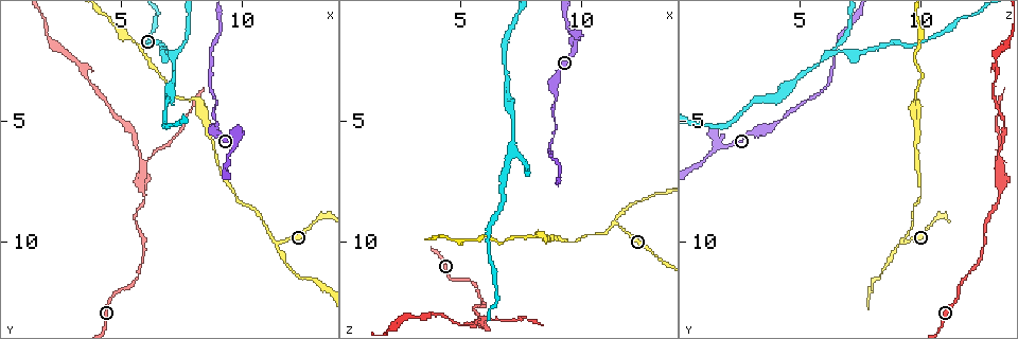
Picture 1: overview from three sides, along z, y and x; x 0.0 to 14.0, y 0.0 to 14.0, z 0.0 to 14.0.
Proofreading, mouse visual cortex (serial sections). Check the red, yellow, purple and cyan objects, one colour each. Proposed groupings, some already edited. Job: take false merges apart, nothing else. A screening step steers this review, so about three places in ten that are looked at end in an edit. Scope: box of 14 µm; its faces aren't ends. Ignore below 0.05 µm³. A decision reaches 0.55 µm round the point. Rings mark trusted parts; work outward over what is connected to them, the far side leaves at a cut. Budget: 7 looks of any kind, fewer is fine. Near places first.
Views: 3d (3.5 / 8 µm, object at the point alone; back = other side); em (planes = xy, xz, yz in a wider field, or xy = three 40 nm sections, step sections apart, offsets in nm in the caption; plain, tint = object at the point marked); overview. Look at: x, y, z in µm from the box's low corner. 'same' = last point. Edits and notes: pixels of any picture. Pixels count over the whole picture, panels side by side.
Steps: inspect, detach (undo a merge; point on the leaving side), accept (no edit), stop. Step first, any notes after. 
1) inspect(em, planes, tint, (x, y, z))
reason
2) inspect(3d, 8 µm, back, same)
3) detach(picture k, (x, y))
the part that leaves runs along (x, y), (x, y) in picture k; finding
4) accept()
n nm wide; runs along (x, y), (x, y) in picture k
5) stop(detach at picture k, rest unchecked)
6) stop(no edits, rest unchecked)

inspect(3d, 8 µm, (9.7, 6.2, 1.6))
sharp bend

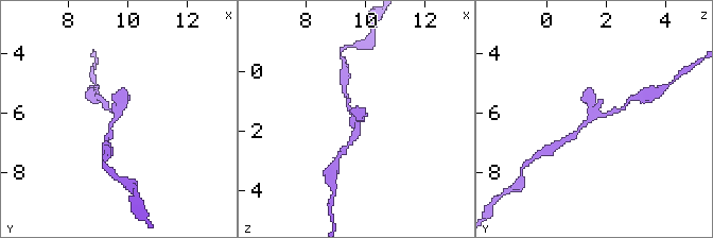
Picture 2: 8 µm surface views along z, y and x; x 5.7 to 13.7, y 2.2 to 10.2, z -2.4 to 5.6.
inspect(em, xy, step 2, tint, (9.8, 6.0, 1.8))
need the tissue

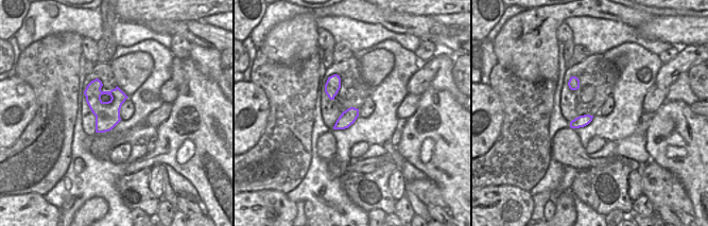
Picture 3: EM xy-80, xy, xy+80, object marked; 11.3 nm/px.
accept()
runs along (624, 107), (596, 115), (587, 89) in picture 2; one cell here

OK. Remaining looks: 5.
inspect(3d, 3.5 µm, (7.1, 2.2, 6.2))
arms part here

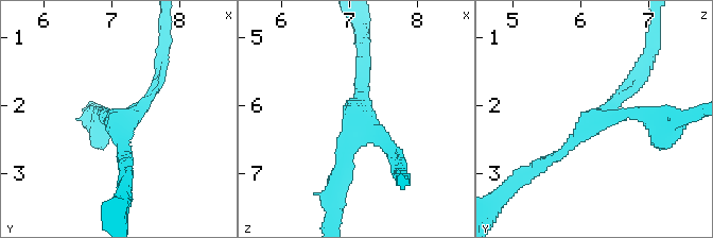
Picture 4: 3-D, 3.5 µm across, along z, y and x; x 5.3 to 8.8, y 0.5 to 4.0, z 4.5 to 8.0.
inspect(em, xy, step 1, plain, (7.10, 2.20, 6.25))
shape alone is not enough

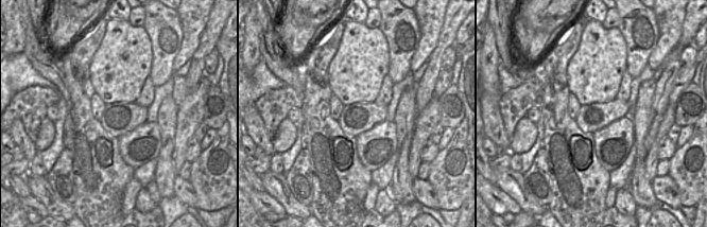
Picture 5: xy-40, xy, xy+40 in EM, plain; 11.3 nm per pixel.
inspect(em, xy, step 1, tint, same)

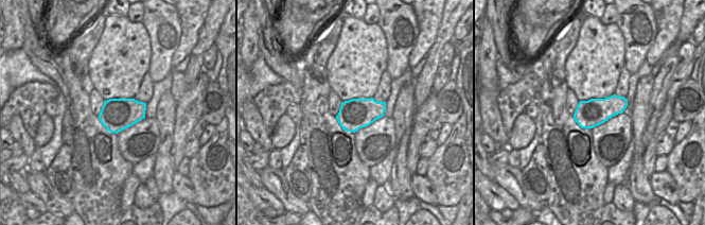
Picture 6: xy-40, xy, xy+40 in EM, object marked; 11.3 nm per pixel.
accept()
arms of 150, 150, 200 nm; one cell here

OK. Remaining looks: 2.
inspect(3d, 3.5 µm, (11.4, 10.1, 9.3))
three arms meet

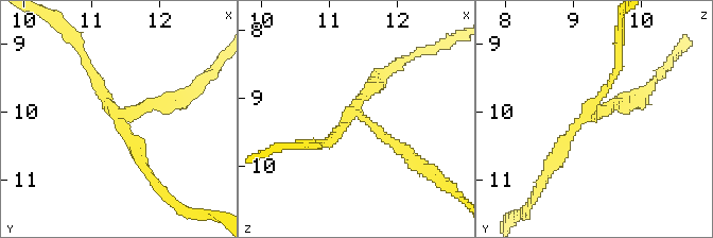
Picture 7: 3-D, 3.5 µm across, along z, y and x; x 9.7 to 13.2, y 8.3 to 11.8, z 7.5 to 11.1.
inspect(em, xy, step 2, tint, (11.35, 10.05, 9.20))
need the tissue

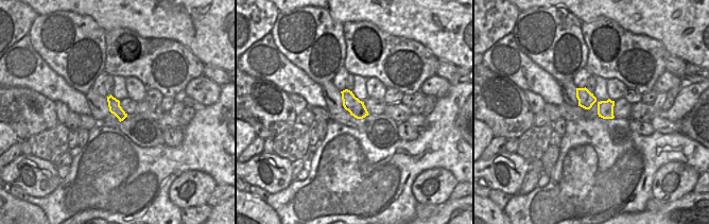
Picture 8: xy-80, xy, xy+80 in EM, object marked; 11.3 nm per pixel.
detach(picture 7, (138, 145))
arms of 100, 150, 200 nm; the part that leaves runs along (122, 116), (108, 105), (69, 34) in picture 7; two cells meet here

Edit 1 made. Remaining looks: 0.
stop(detach at picture 7, rest unchecked)

